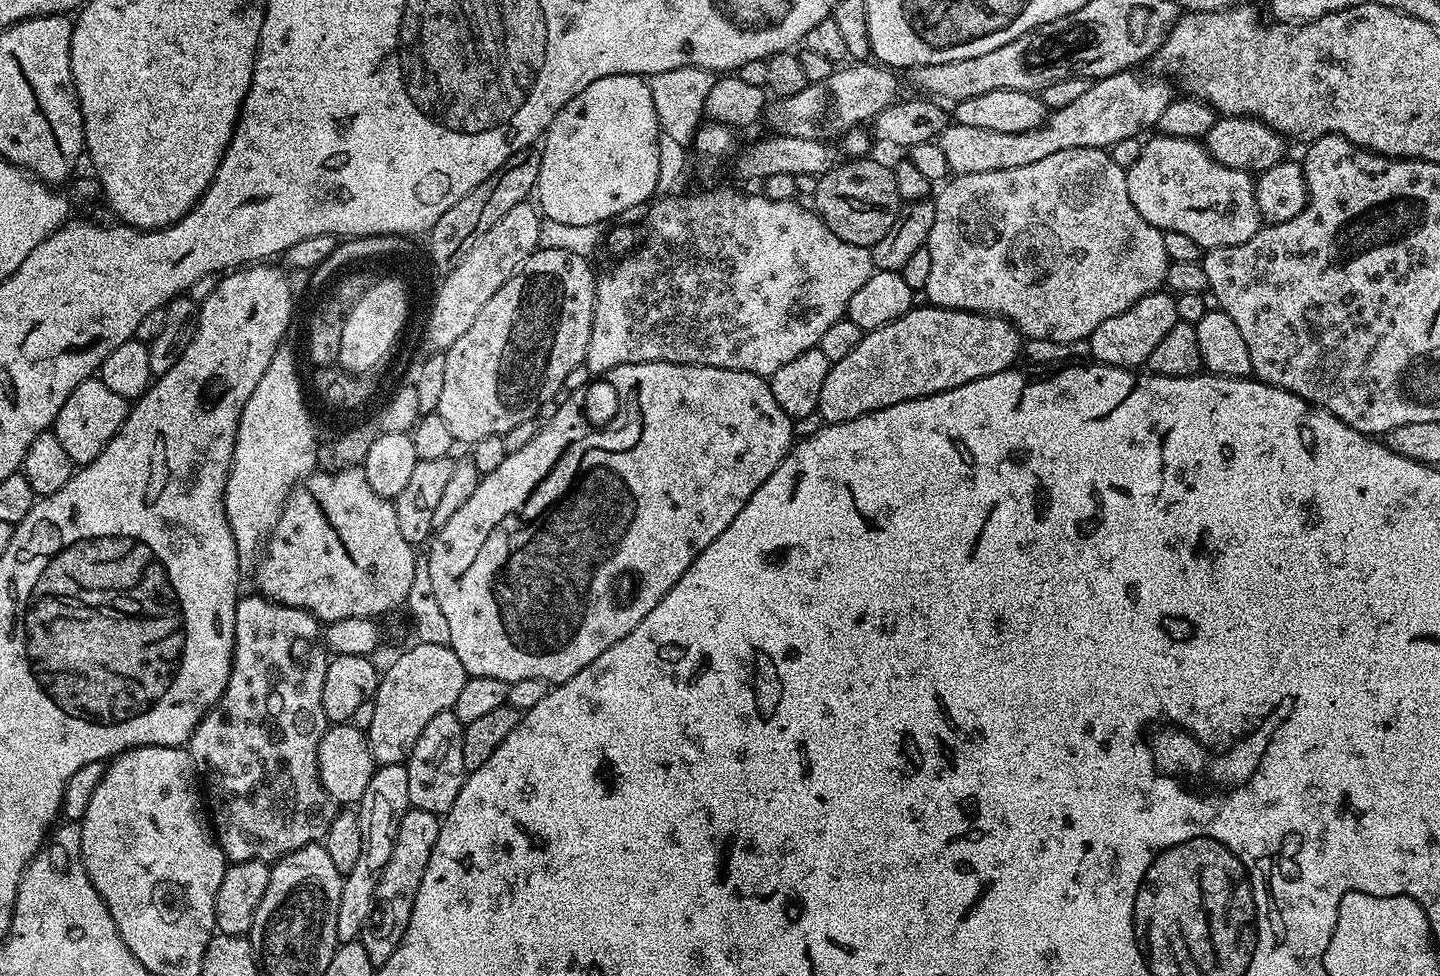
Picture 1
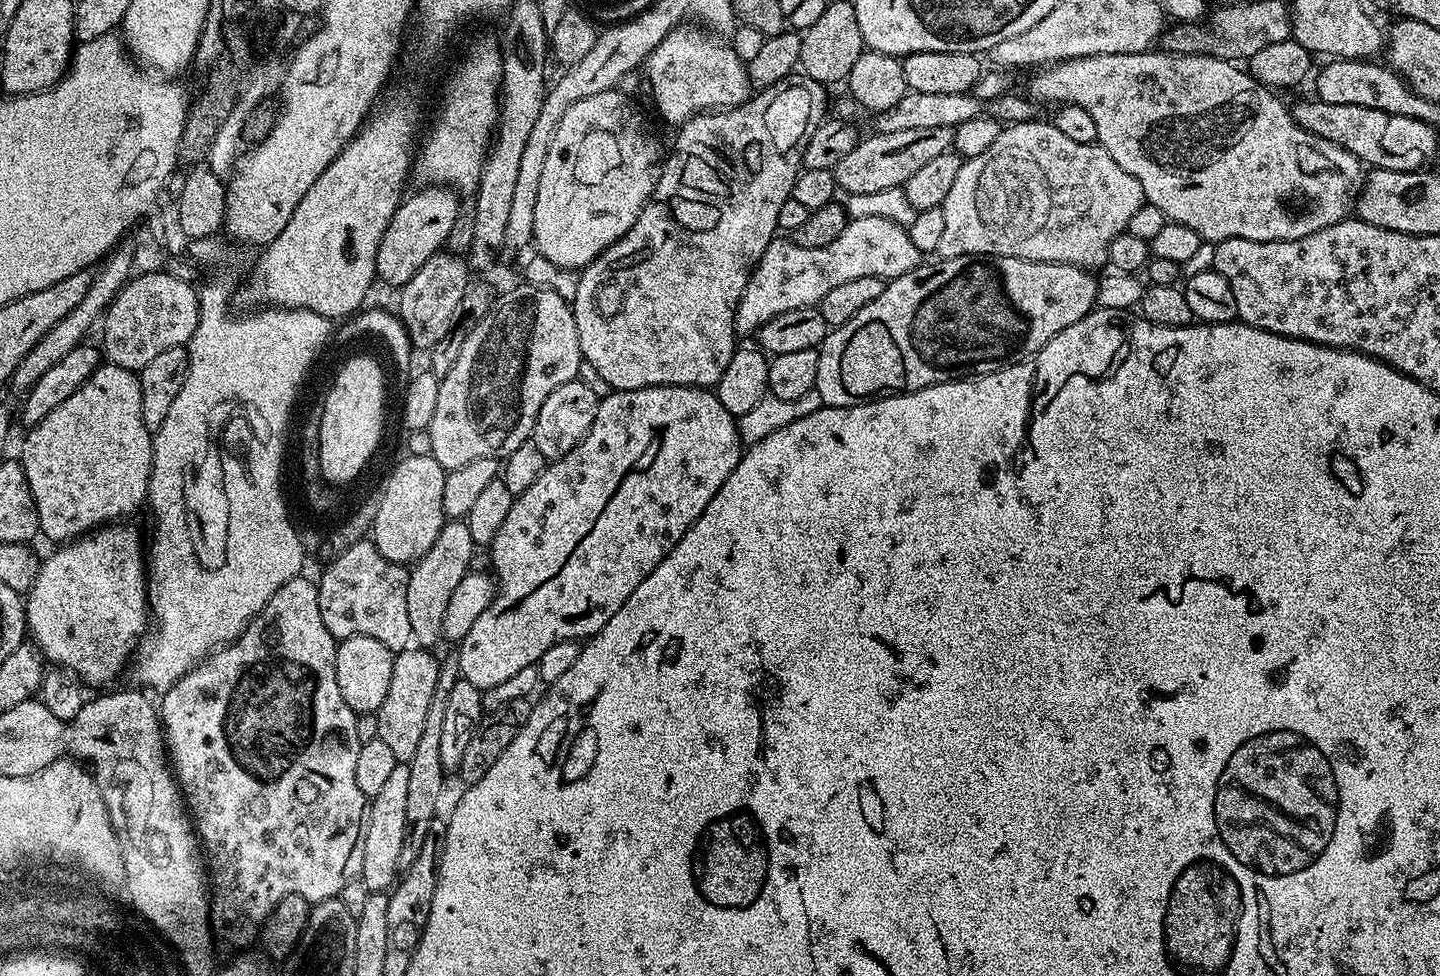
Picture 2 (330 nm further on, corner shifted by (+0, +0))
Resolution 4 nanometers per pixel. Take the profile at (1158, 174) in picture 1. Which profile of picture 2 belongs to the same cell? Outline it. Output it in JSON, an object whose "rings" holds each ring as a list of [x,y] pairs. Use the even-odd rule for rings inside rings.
{"rings":[[[1149,50],[1138,54],[1102,54],[1101,56],[1083,56],[1077,60],[1062,60],[1058,64],[1041,67],[1033,71],[1028,80],[1027,95],[1033,101],[1056,100],[1055,102],[1071,102],[1082,106],[1094,118],[1094,126],[1098,129],[1098,143],[1134,178],[1138,178],[1138,186],[1142,186],[1142,194],[1147,203],[1158,206],[1166,219],[1174,224],[1190,226],[1201,241],[1242,238],[1253,239],[1256,243],[1278,242],[1279,240],[1296,240],[1306,238],[1326,226],[1334,226],[1349,215],[1350,205],[1360,194],[1360,185],[1366,175],[1365,165],[1361,164],[1350,150],[1338,146],[1334,142],[1326,142],[1326,138],[1318,138],[1302,130],[1292,117],[1289,105],[1279,100],[1273,89],[1254,79],[1239,63],[1223,60],[1210,55],[1180,56],[1178,53],[1165,50]]]}

